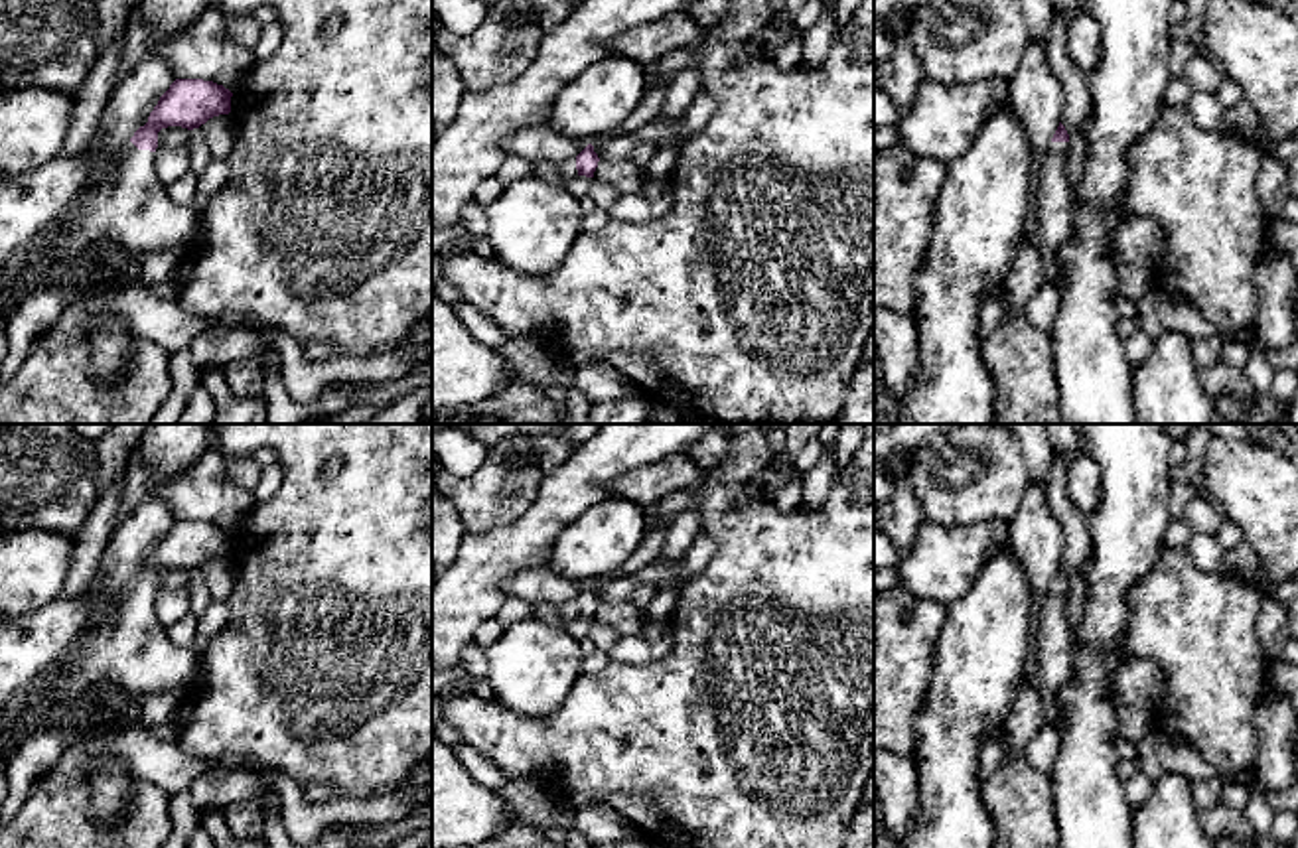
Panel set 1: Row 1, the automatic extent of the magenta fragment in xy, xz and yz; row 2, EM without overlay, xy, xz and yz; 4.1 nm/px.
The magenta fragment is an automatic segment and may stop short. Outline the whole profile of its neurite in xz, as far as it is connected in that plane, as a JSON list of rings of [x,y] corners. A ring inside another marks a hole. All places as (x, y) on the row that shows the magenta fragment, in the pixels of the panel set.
[[[588,144],[576,158],[564,162],[558,166],[558,172],[564,179],[572,179],[576,176],[594,177],[594,172],[598,168],[598,154],[594,152],[594,146]]]

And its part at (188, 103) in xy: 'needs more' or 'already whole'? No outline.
needs more

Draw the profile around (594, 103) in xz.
[[[606,57],[562,87],[546,126],[582,142],[613,134],[647,95],[643,63]]]

